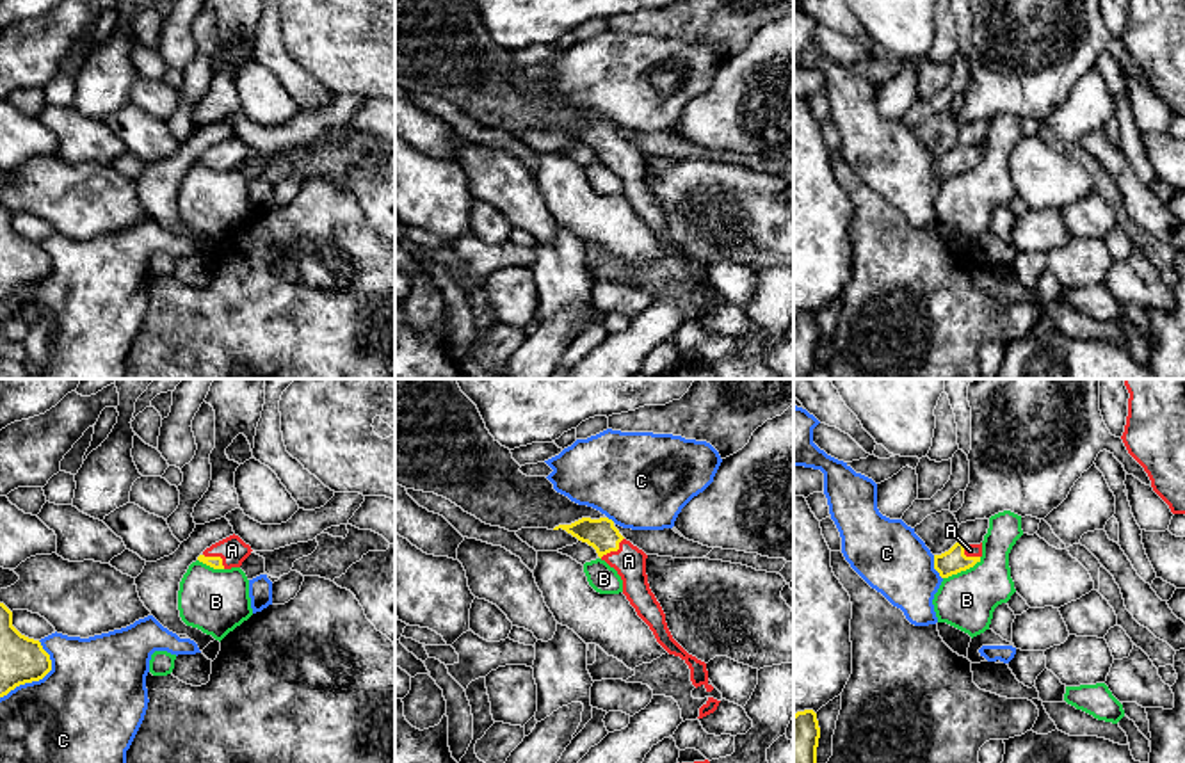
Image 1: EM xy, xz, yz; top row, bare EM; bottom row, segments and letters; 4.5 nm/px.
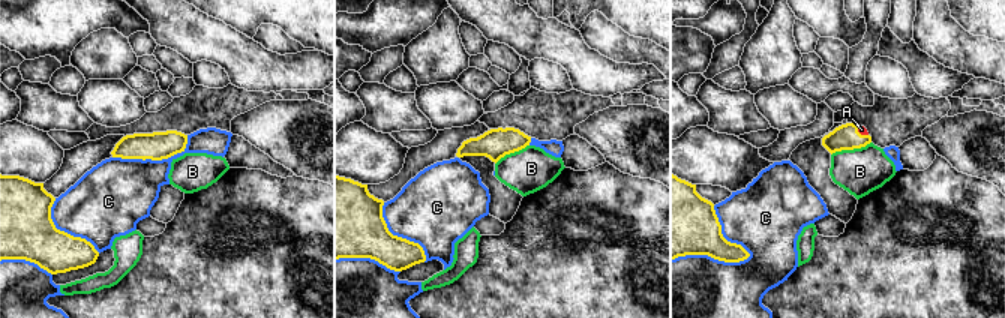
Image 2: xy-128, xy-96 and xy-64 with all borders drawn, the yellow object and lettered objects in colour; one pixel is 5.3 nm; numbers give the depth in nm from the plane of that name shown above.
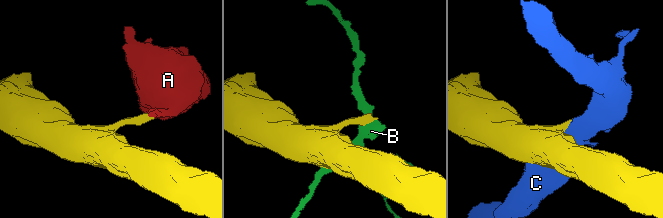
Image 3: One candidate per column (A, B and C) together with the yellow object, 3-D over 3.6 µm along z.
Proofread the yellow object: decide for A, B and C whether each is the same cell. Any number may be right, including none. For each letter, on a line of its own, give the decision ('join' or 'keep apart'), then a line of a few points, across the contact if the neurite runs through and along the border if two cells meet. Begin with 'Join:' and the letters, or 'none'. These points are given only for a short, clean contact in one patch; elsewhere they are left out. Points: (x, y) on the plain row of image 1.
Join: A
A: join; line xy (216, 164), (217, 159), (232, 152)
B: keep apart
C: keep apart

